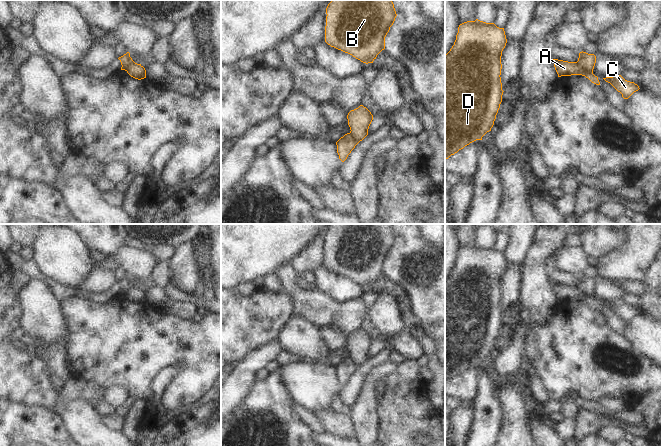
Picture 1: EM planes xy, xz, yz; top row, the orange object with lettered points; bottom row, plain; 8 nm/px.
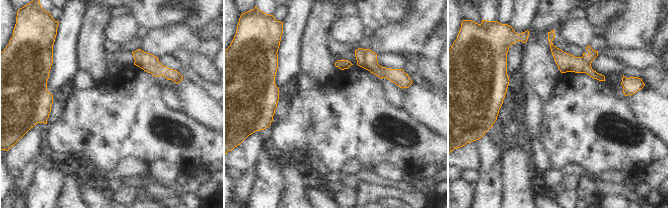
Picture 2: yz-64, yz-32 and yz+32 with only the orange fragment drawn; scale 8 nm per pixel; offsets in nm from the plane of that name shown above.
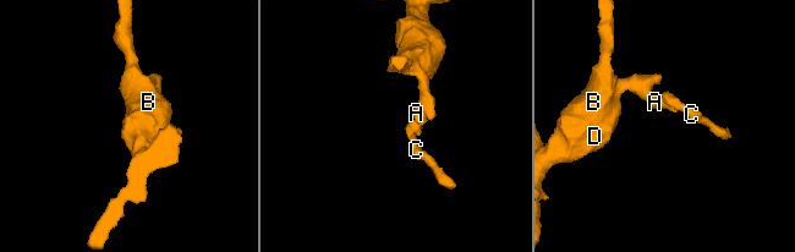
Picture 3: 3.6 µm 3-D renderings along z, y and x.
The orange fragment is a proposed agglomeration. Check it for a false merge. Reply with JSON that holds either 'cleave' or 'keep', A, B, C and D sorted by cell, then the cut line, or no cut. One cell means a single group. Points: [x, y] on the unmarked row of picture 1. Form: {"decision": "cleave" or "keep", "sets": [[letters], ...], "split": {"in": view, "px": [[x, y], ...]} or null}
{"decision": "cleave", "sets": [["A", "B", "D"], ["C"]], "split": {"in": "yz", "px": [[576, 286], [592, 298]]}}

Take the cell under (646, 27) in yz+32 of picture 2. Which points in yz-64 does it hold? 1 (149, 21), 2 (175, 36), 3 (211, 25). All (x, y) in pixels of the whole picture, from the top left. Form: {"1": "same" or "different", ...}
{"1": "different", "2": "same", "3": "different"}

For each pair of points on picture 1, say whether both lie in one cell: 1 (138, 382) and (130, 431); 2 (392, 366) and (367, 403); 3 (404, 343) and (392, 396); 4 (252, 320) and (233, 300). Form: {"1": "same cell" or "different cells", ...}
{"1": "different cells", "2": "same cell", "3": "different cells", "4": "same cell"}

